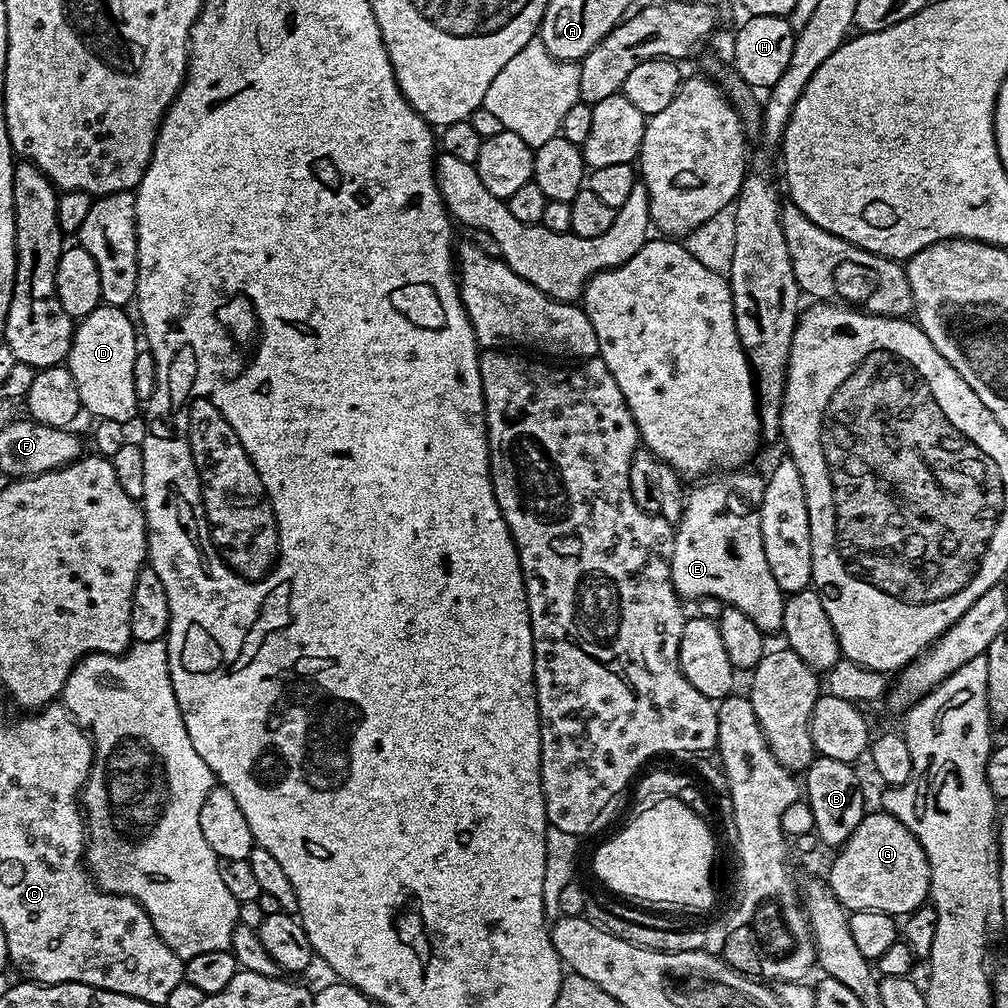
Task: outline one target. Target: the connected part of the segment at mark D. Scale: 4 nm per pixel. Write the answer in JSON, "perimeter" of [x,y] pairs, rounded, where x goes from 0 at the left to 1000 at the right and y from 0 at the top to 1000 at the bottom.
{"perimeter":[[[100,301],[74,322],[65,363],[73,371],[79,404],[95,417],[130,418],[135,409],[137,325],[123,306]]]}

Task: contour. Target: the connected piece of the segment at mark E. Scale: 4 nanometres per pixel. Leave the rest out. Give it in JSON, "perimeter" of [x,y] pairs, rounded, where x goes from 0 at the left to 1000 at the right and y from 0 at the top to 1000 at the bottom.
{"perimeter":[[[714,466],[695,475],[690,484],[682,489],[679,509],[670,521],[669,554],[667,555],[667,576],[671,588],[680,596],[689,597],[696,591],[712,593],[720,601],[736,605],[748,621],[760,629],[773,628],[778,621],[778,596],[780,589],[772,581],[768,569],[764,569],[764,558],[760,558],[760,546],[756,538],[754,503],[758,493],[757,471],[738,466]]]}

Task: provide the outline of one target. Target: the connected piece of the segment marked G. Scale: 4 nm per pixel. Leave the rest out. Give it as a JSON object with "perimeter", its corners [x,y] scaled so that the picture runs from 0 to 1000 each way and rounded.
{"perimeter":[[[876,804],[862,805],[851,815],[847,827],[831,842],[821,861],[819,876],[829,893],[842,906],[871,903],[900,911],[922,892],[923,859],[911,831]]]}

